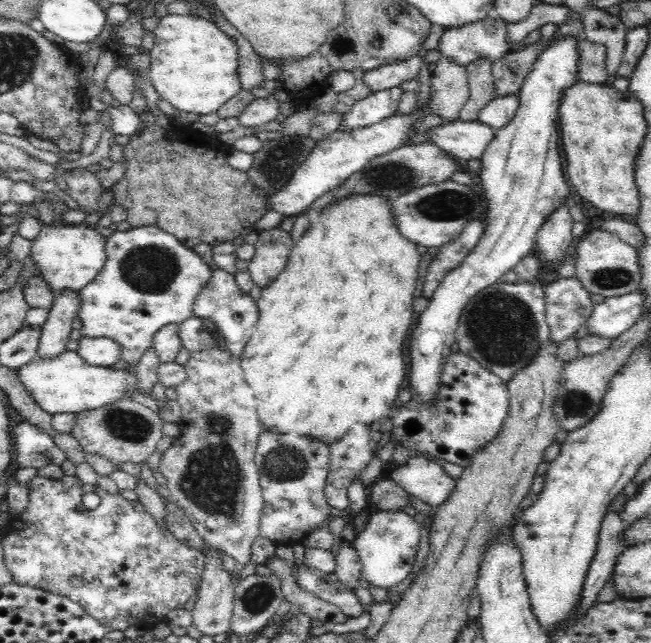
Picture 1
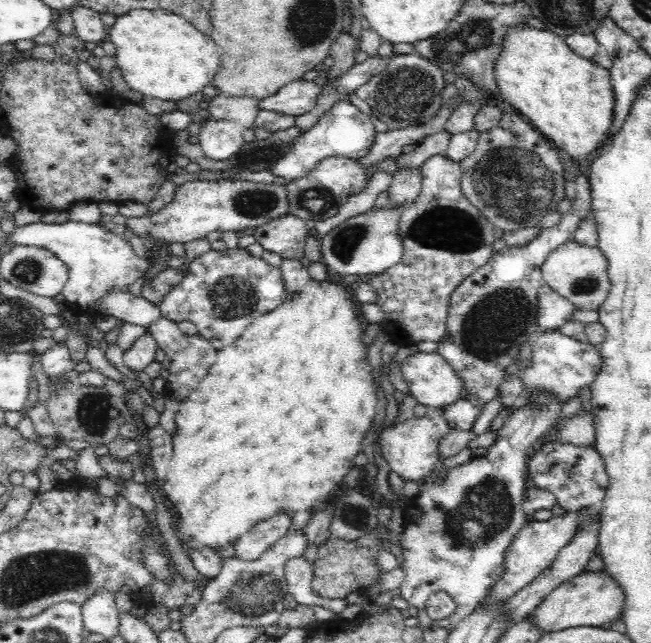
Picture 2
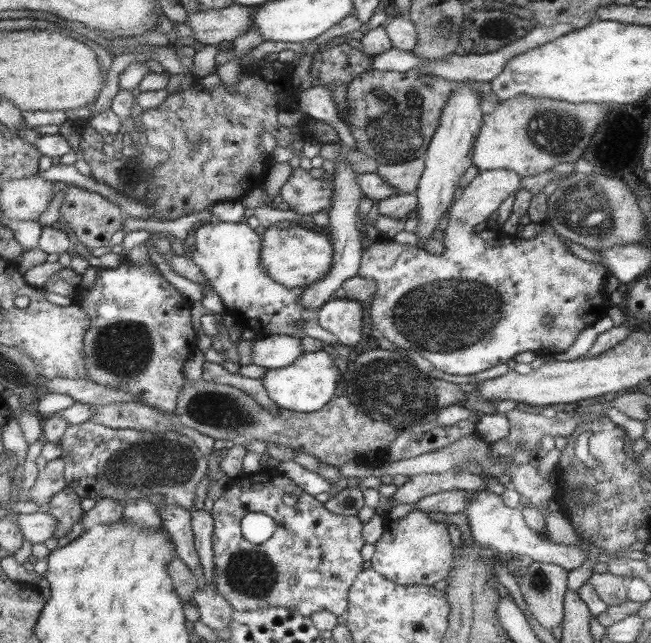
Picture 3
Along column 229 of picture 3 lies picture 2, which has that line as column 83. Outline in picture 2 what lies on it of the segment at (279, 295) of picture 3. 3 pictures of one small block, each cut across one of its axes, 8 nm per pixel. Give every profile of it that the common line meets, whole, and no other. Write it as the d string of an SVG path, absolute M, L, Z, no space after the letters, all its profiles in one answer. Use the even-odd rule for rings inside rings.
M67 221L64 224L30 224L17 228L9 238L18 245L46 247L64 261L69 278L63 286L62 298L68 310L83 321L108 314L98 312L100 300L108 292L126 292L136 280L140 280L150 267L150 260L139 256L119 231L108 231L97 224Z

